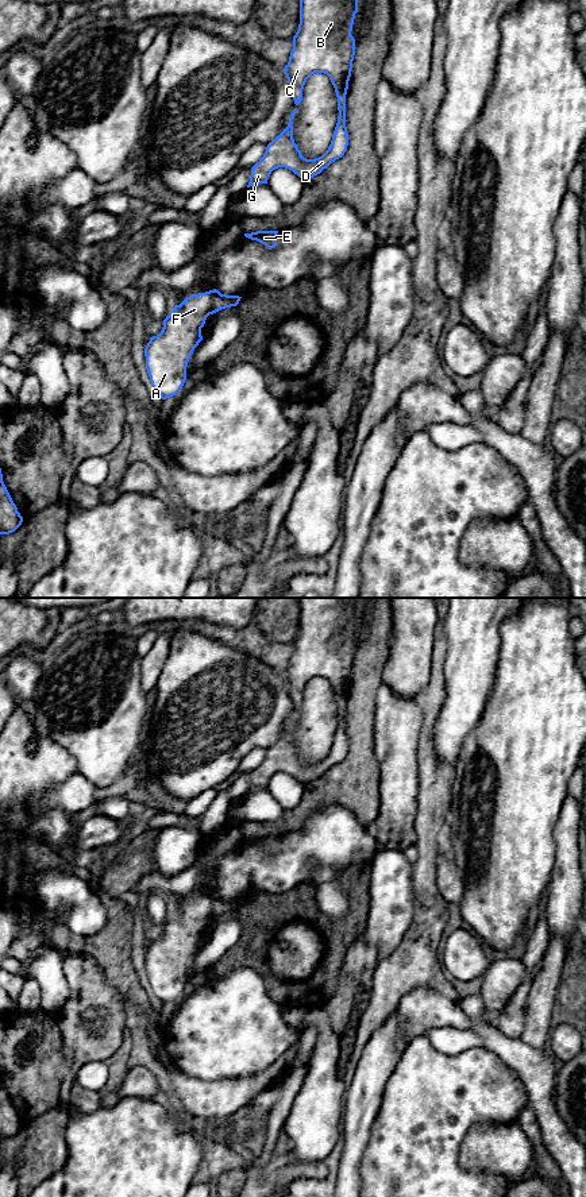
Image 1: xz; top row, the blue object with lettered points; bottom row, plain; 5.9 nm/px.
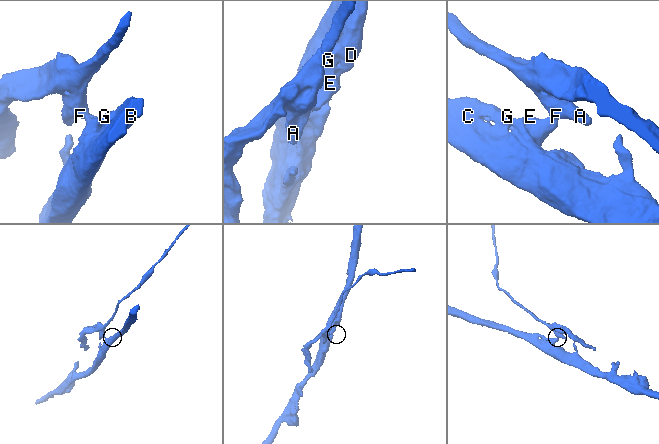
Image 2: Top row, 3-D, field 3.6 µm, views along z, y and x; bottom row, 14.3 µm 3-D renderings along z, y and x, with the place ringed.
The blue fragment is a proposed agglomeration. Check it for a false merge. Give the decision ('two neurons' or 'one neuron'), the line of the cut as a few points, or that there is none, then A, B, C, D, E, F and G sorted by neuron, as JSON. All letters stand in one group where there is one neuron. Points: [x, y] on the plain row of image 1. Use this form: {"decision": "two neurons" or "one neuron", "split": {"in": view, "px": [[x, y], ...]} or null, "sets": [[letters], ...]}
{"decision": "two neurons", "split": {"in": "xz", "px": [[208, 896], [212, 918]]}, "sets": [["A", "F"], ["B", "C", "D", "E", "G"]]}

